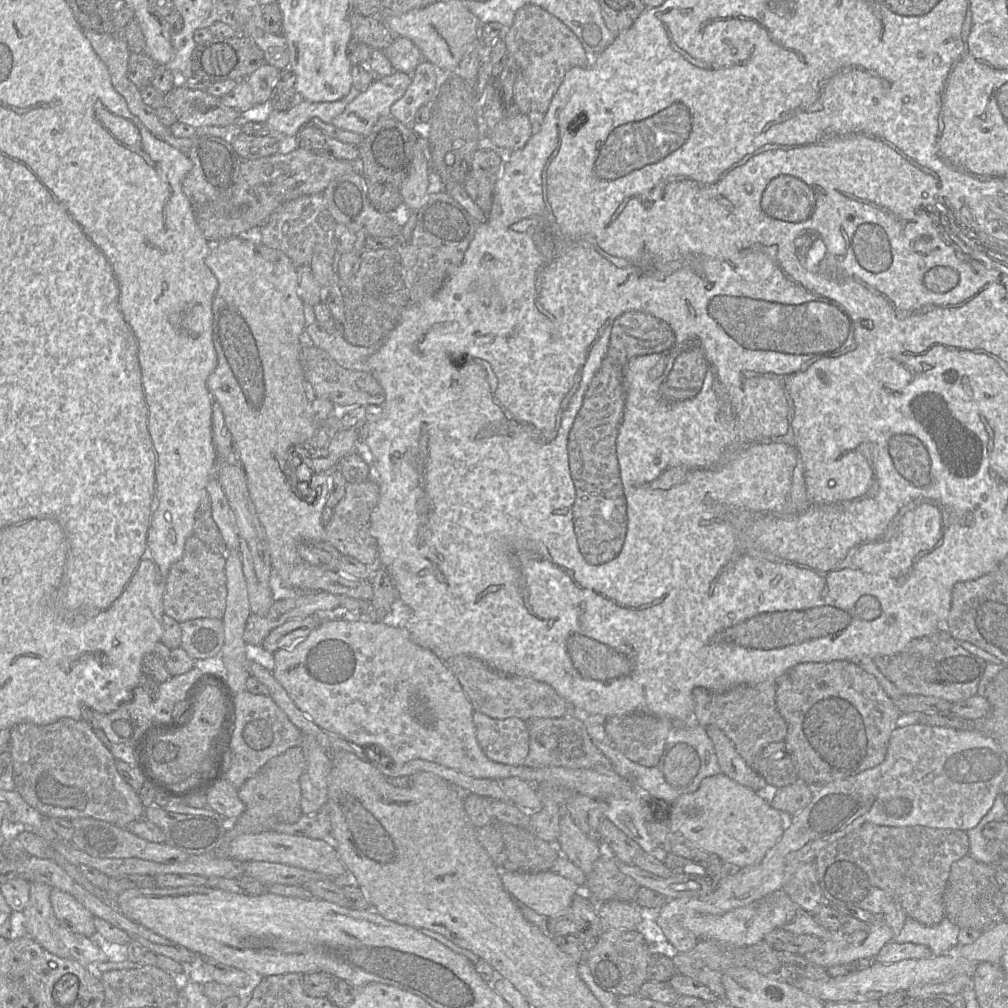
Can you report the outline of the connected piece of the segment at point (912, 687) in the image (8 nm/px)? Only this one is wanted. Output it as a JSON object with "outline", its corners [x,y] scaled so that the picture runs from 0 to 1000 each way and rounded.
{"outline":[[[940,625],[905,635],[893,648],[865,654],[871,665],[895,688],[931,691],[943,697],[958,694],[969,688],[979,657],[953,642]]]}

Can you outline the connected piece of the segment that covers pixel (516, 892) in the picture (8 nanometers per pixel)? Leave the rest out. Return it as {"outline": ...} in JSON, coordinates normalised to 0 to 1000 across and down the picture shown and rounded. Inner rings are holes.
{"outline":[[[547,864],[497,865],[501,883],[511,892],[544,911],[558,908],[576,880]]]}

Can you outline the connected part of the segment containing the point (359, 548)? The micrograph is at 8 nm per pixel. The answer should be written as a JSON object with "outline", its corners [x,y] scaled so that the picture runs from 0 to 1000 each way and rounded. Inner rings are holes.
{"outline":[[[370,475],[344,479],[341,493],[331,504],[327,518],[322,521],[322,537],[329,540],[339,551],[351,553],[362,561],[374,561],[375,544],[373,535],[367,527],[367,514],[376,494],[376,481]]]}

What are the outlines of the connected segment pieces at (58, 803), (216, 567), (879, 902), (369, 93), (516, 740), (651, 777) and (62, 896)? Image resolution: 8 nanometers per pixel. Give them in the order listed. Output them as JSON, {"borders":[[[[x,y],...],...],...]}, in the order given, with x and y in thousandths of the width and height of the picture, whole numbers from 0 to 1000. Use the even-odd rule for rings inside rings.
{"borders":[[[[61,712],[47,719],[19,717],[10,723],[8,744],[13,755],[16,785],[42,809],[66,813],[93,812],[119,821],[142,812],[143,800],[137,787],[119,770],[114,751],[82,713]]],[[[194,530],[189,531],[181,553],[169,563],[162,592],[163,608],[178,618],[195,613],[220,614],[225,593],[223,559],[220,549],[210,547]]],[[[858,816],[846,825],[828,833],[815,842],[809,852],[811,871],[817,888],[817,896],[845,899],[875,907],[877,896],[887,893],[897,902],[900,910],[925,919],[938,910],[937,886],[944,857],[961,846],[961,831],[951,822],[917,819],[884,820]]],[[[395,70],[370,80],[328,123],[363,135],[377,116],[388,114],[388,105],[402,93],[407,82],[408,75]]],[[[470,705],[472,732],[481,750],[492,757],[518,760],[525,746],[525,727],[521,715],[508,711],[489,713]]],[[[692,715],[670,717],[664,726],[658,748],[648,761],[641,761],[623,753],[611,741],[594,737],[594,743],[605,754],[607,763],[645,793],[656,793],[667,798],[674,790],[689,786],[697,773],[716,767],[708,738],[700,723]]],[[[51,881],[50,895],[61,919],[85,930],[95,926],[92,907],[70,887]]]]}

